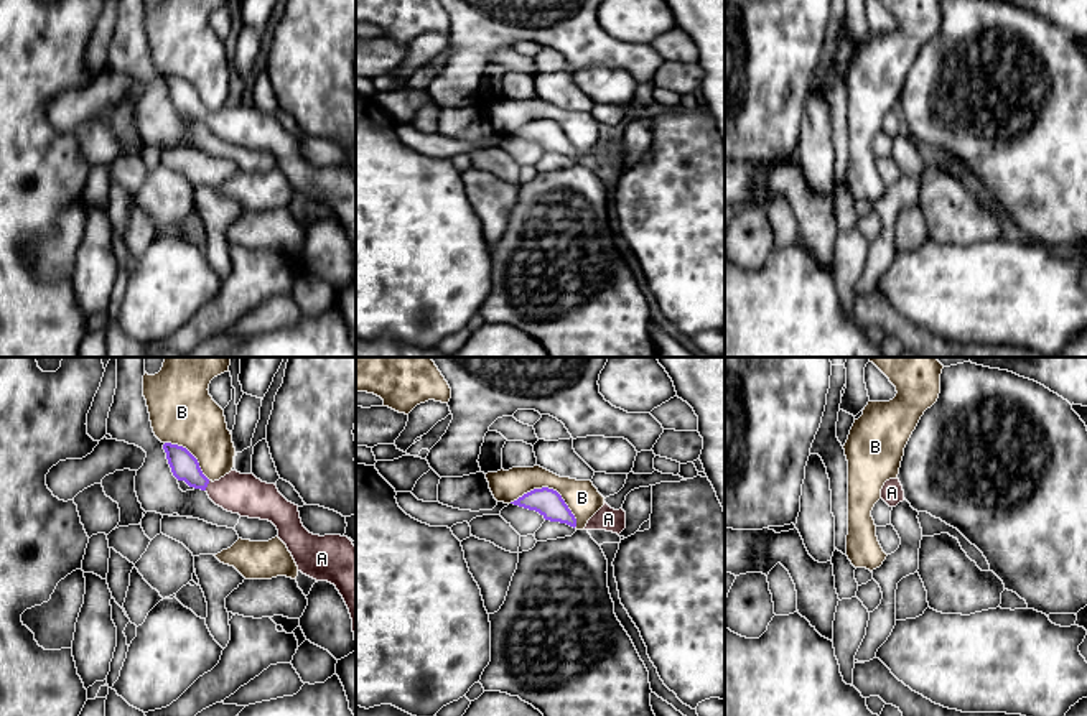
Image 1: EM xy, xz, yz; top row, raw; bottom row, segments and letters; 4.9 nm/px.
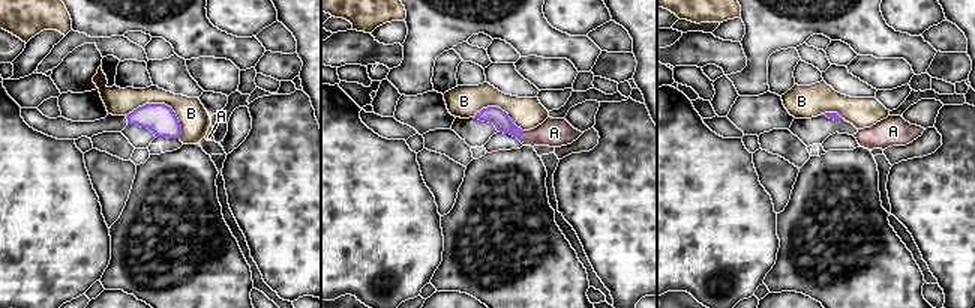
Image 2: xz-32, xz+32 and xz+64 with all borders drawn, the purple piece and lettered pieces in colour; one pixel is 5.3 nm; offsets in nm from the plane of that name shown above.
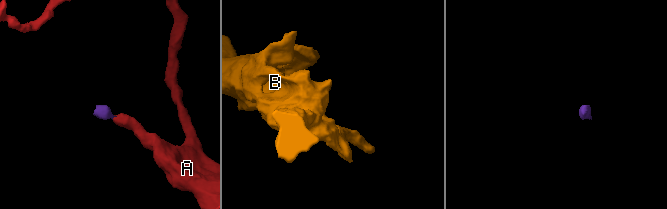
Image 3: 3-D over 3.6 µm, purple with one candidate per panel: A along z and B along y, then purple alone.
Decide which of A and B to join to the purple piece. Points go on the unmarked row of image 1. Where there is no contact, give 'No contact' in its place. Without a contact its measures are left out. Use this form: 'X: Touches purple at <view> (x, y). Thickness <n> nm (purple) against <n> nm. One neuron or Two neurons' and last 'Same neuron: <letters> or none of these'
A: Touches purple at xy (206, 117). Thickness 140 nm (purple) against 200 nm. One neuron
B: Touches purple at xz (550, 120). Thickness 140 nm (purple) against 160 nm. Two neurons
Same neuron: A

